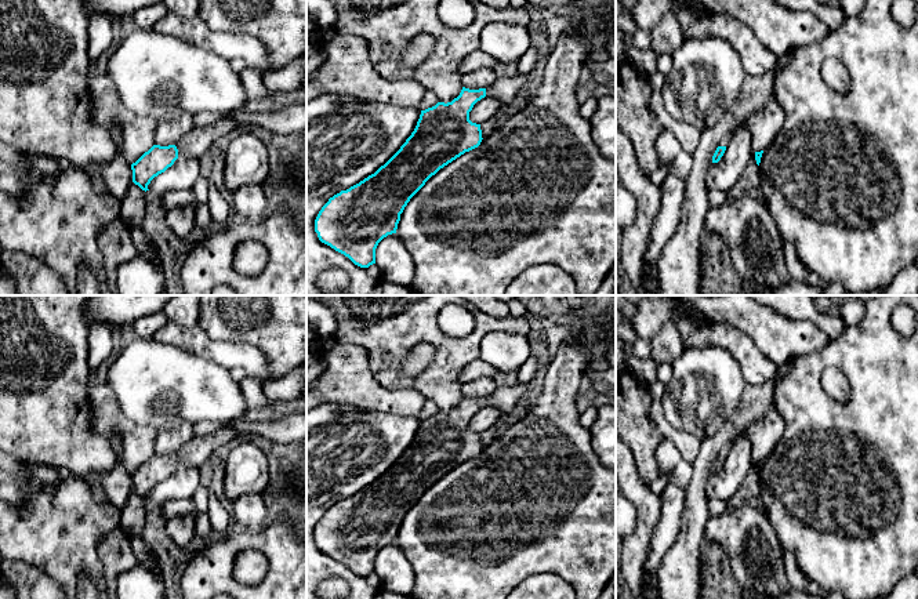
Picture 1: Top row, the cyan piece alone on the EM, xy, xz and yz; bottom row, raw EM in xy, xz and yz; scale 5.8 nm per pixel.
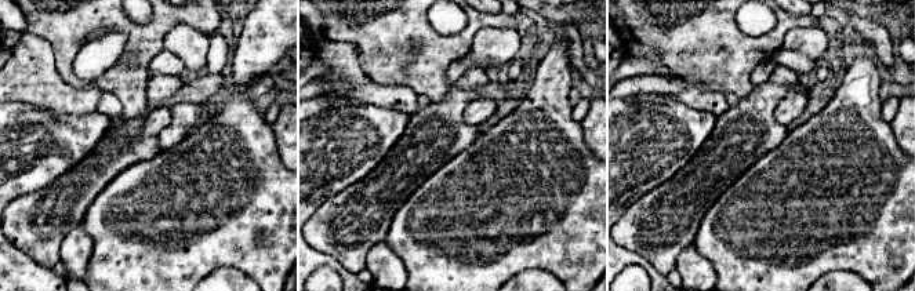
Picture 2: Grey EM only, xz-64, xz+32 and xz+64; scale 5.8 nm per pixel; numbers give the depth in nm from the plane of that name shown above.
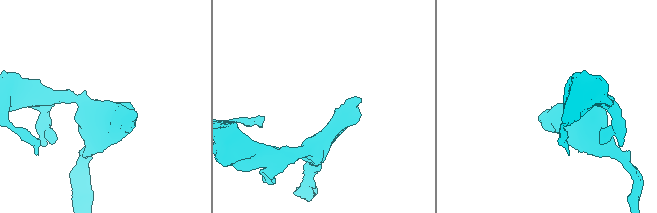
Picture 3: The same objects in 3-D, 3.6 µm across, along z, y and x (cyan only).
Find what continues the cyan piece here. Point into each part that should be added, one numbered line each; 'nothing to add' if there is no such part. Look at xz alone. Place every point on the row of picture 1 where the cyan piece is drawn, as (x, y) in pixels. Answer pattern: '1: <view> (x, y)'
1: xz (504, 87)

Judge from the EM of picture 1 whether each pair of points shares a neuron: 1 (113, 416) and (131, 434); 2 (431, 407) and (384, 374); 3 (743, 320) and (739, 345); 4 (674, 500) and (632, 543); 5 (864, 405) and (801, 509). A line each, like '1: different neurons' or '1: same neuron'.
1: same neuron
2: different neurons
3: different neurons
4: different neurons
5: same neuron

